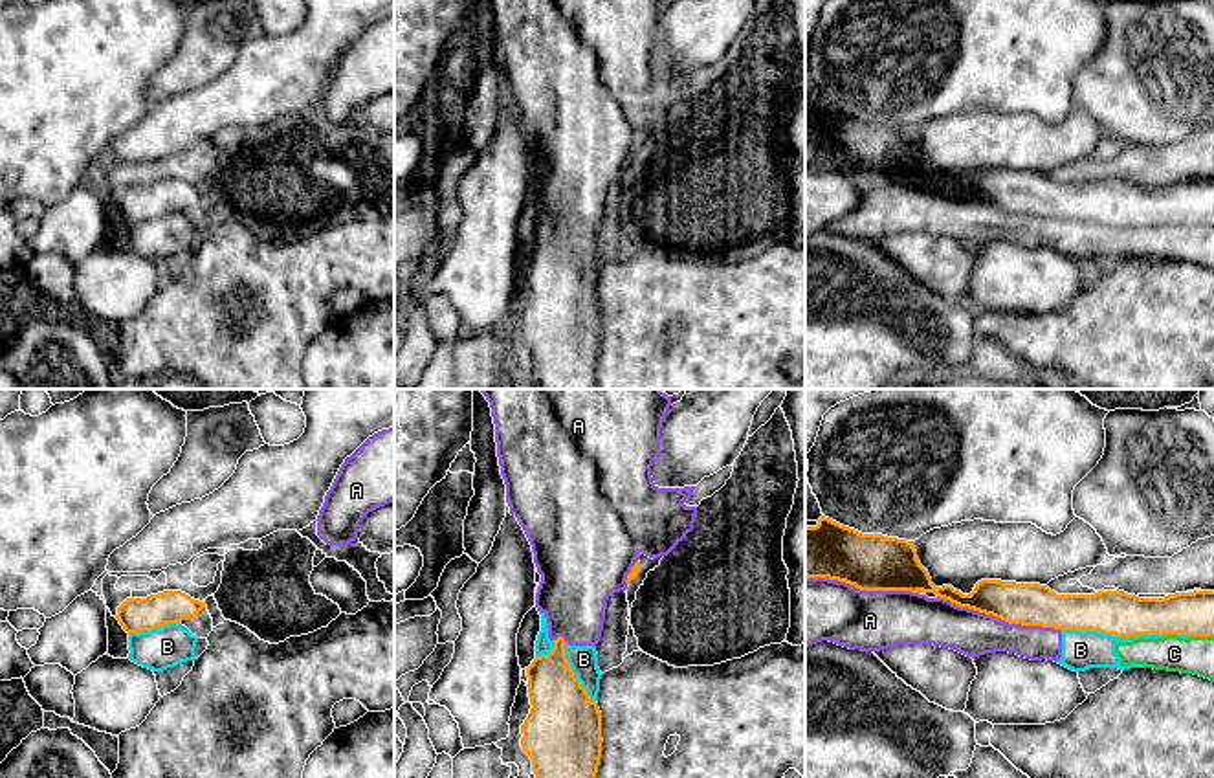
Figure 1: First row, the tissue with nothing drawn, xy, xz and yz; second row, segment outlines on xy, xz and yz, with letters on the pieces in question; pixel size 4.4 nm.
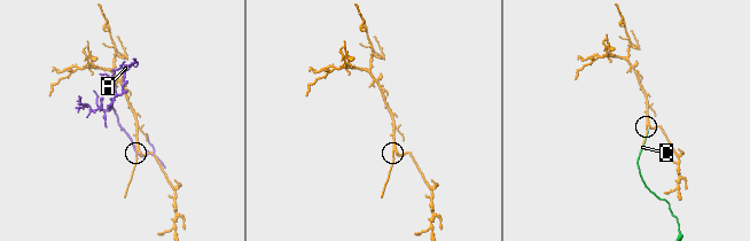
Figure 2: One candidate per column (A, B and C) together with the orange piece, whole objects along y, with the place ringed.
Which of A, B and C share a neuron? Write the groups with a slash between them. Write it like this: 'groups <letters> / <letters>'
groups A B C

